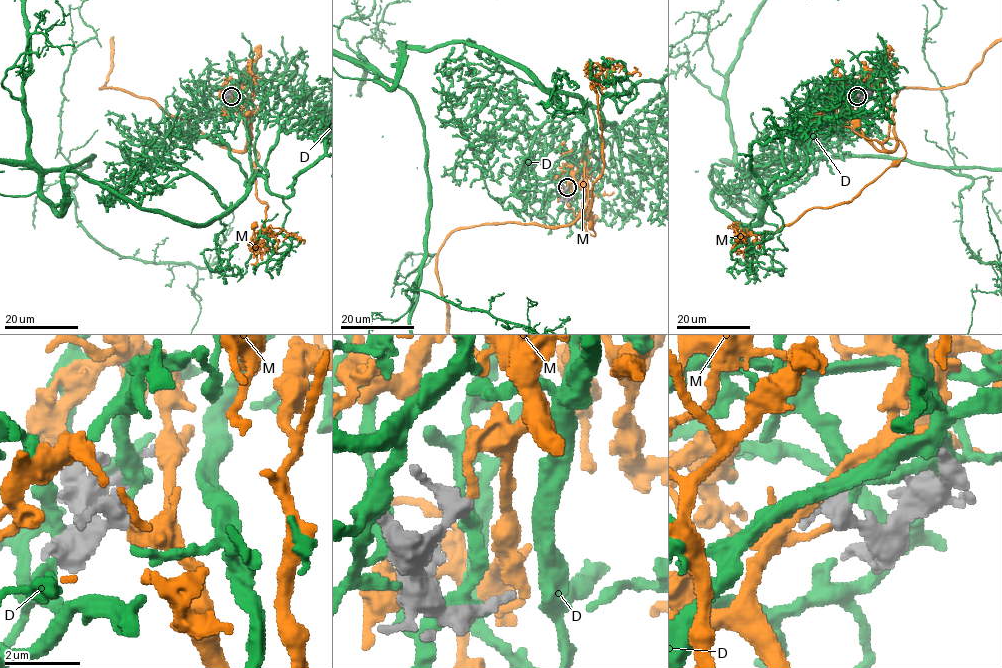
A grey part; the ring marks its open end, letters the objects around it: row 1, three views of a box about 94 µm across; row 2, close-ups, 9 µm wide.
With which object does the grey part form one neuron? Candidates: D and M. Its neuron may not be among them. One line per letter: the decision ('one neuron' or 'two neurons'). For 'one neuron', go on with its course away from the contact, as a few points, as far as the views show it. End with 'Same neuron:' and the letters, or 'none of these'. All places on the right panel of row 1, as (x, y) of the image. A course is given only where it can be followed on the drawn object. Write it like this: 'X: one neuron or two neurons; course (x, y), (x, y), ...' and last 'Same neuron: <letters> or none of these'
D: two neurons
M: one neuron
Same neuron: M

